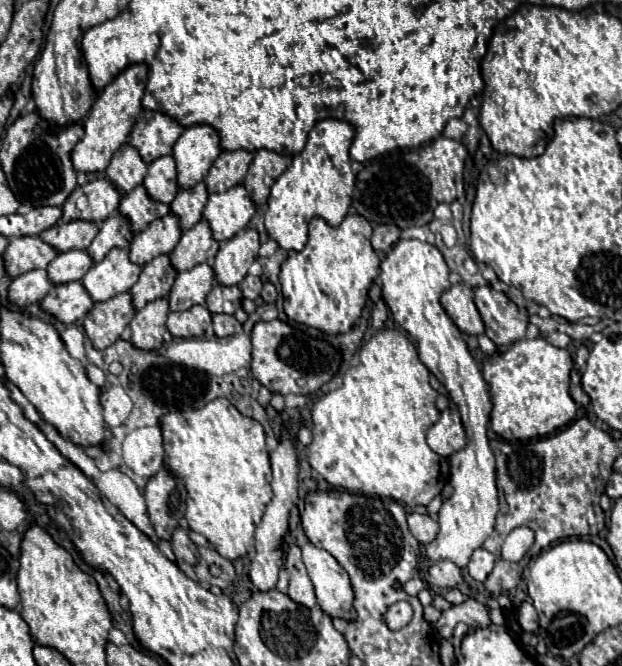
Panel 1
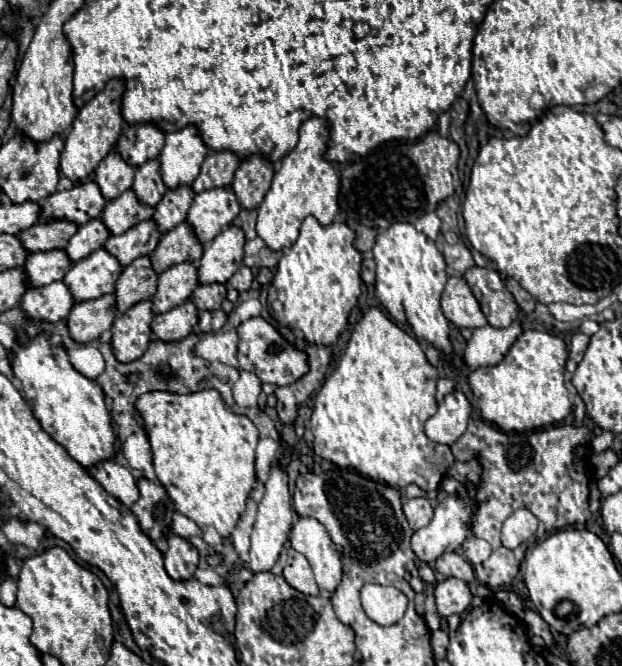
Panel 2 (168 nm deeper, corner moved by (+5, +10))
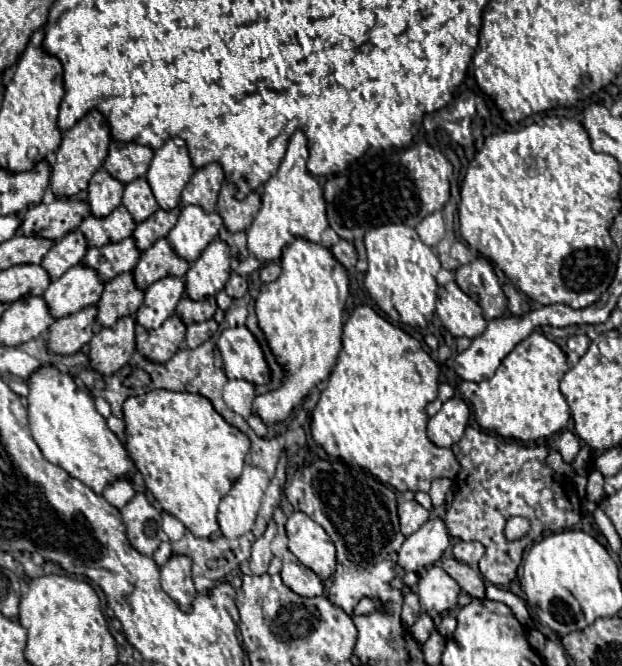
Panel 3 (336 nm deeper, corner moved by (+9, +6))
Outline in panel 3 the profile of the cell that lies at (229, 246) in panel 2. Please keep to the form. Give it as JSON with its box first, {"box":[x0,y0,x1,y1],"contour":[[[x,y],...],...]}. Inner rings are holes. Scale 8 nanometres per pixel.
{"box":[185,240,229,300],"contour":[[[213,240],[185,274],[185,290],[193,300],[201,300],[203,296],[215,296],[219,290],[223,290],[225,282],[229,280],[229,274],[229,246],[223,240]]]}

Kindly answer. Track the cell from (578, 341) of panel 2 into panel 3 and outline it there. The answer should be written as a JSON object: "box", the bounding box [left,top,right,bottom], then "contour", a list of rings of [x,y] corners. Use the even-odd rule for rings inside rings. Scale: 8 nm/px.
{"box":[567,336,591,364],"contour":[[[571,336],[571,338],[567,340],[567,356],[569,356],[569,360],[571,360],[573,364],[577,364],[579,358],[587,352],[589,342],[591,342],[591,340],[589,340],[587,336]]]}

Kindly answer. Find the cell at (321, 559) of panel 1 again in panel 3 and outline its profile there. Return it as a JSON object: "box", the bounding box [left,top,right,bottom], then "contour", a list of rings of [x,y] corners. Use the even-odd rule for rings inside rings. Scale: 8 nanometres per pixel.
{"box":[285,512,335,580],"contour":[[[293,512],[285,524],[289,550],[321,580],[335,574],[335,546],[325,530],[303,512]]]}

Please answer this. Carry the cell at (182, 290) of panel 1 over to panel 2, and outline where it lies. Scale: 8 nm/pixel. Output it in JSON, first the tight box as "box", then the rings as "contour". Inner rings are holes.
{"box":[151,262,197,314],"contour":[[[189,262],[171,266],[163,274],[159,274],[159,286],[155,296],[151,298],[153,314],[167,312],[189,300],[191,292],[197,288],[197,268]]]}

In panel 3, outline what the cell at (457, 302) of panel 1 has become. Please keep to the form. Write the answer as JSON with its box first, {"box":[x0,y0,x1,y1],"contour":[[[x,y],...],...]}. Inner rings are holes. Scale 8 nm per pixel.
{"box":[435,282,487,338],"contour":[[[455,282],[439,288],[435,313],[453,336],[475,338],[487,328],[479,304],[473,302]]]}

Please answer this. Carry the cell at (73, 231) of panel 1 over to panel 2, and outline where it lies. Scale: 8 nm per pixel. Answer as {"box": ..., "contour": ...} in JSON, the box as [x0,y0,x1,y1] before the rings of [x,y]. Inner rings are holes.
{"box":[19,220,77,254],"contour":[[[51,220],[47,224],[33,224],[31,228],[19,232],[19,242],[29,254],[65,248],[69,238],[77,232],[77,224],[67,220]]]}

